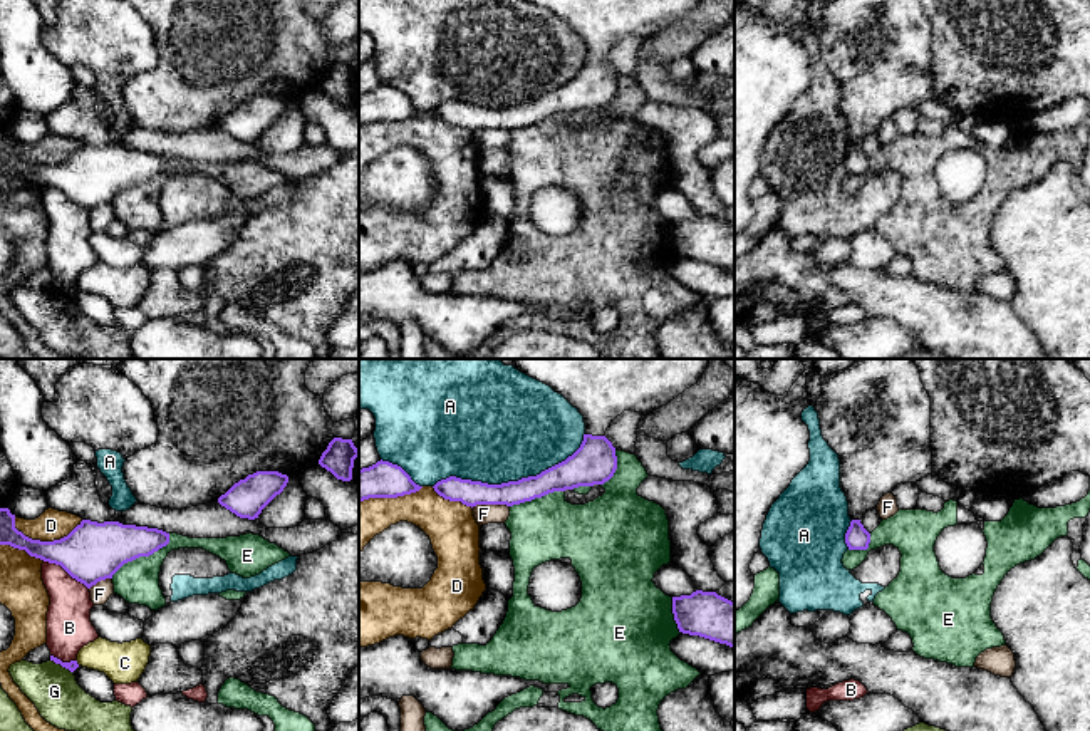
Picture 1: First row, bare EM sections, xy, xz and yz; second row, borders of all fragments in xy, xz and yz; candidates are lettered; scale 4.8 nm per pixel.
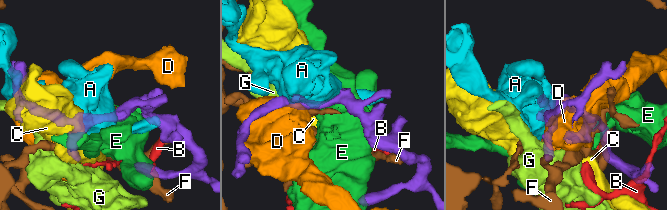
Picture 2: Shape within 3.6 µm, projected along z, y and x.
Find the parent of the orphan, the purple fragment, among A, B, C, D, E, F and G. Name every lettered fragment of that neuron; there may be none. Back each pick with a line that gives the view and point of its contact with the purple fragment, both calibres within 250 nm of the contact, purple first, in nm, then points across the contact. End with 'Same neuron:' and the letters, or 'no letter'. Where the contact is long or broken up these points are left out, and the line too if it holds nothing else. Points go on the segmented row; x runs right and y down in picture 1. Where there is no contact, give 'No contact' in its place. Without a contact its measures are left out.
Same neuron: no letter

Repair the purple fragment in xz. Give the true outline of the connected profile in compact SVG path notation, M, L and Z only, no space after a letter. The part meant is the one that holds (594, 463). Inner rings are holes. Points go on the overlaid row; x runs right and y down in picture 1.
M513 359L515 369L550 386L579 409L585 423L580 448L565 461L537 476L501 485L449 476L438 481L433 488L444 500L461 501L473 508L476 505L513 506L553 491L604 485L617 469L615 448L604 436L610 423L624 411L636 411L646 416L666 406L699 381L709 360L711 359Z

